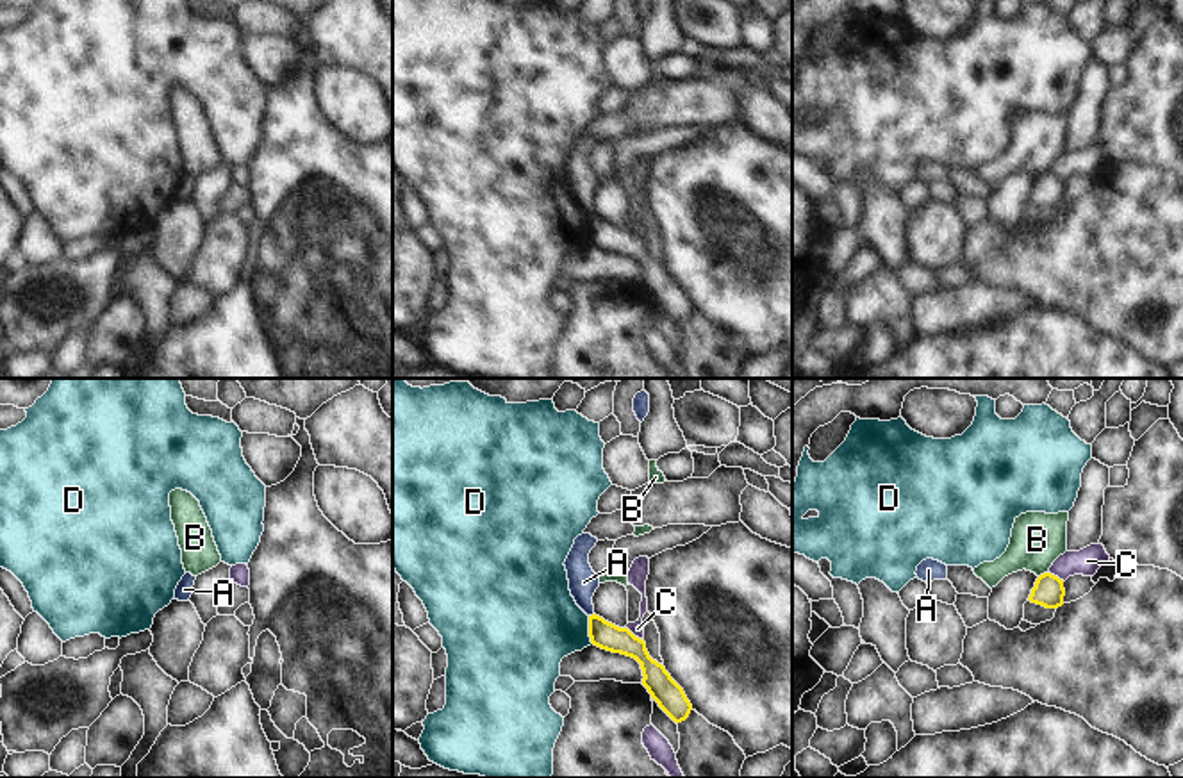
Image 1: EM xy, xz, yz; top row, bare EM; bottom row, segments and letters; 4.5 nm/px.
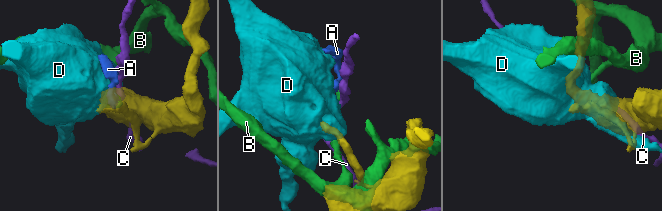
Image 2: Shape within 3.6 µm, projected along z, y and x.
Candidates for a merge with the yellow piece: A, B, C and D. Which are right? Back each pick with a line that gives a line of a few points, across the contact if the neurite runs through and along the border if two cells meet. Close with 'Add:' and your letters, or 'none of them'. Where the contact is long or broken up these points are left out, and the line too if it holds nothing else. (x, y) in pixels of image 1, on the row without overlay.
Add: none of them

